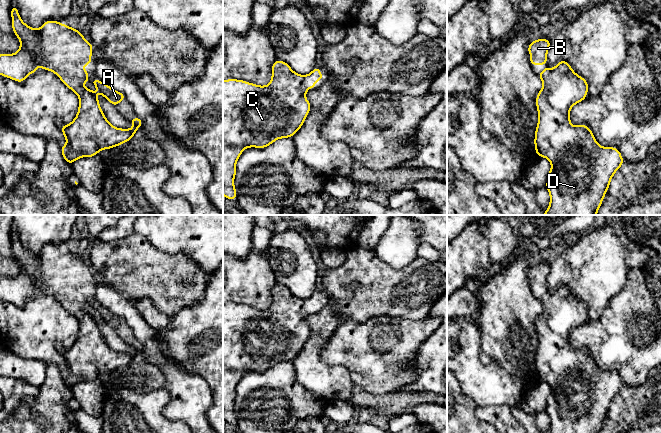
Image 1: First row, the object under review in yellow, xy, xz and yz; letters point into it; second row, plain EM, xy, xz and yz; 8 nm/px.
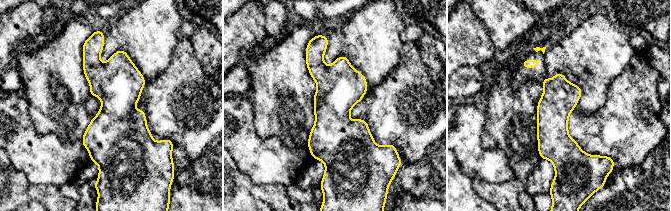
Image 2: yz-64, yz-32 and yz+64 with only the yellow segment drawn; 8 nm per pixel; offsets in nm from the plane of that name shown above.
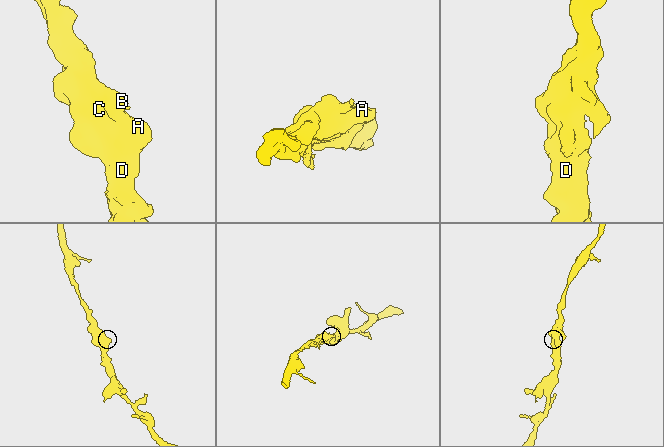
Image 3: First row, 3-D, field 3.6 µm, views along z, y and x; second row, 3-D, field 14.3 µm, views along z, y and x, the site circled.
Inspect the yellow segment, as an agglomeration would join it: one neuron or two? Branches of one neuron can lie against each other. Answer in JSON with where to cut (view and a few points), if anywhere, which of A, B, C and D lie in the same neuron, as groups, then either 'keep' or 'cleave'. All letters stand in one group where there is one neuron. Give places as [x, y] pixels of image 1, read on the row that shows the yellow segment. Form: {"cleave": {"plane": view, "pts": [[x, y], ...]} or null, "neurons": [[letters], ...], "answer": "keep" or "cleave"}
{"cleave": null, "neurons": [["A", "B", "C", "D"]], "answer": "keep"}

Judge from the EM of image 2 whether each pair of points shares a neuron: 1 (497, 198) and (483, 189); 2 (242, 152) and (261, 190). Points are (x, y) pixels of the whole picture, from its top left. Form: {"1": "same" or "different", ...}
{"1": "same", "2": "different"}

